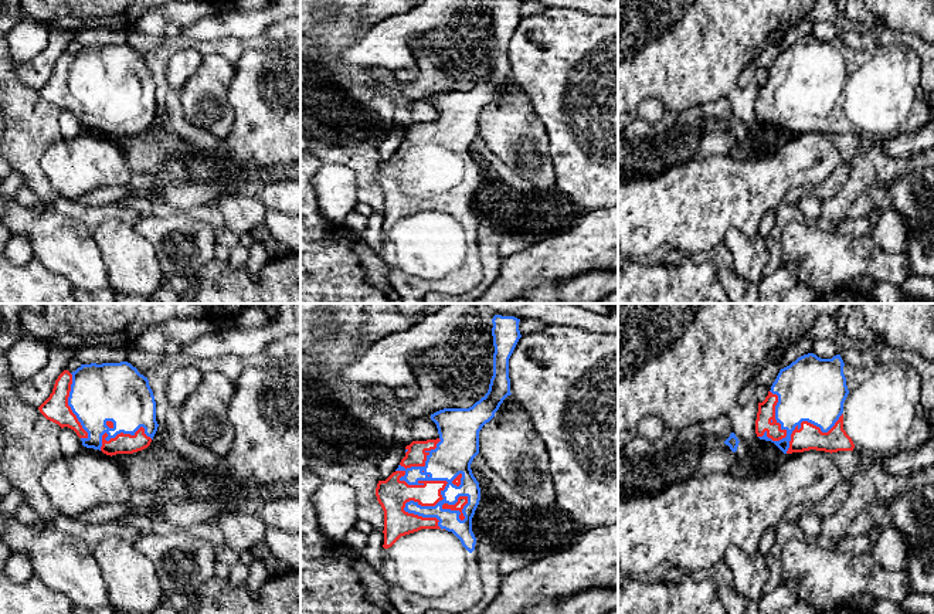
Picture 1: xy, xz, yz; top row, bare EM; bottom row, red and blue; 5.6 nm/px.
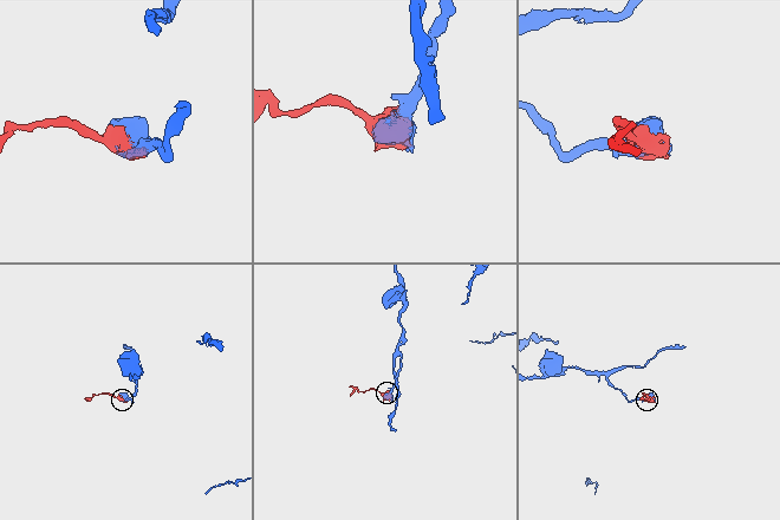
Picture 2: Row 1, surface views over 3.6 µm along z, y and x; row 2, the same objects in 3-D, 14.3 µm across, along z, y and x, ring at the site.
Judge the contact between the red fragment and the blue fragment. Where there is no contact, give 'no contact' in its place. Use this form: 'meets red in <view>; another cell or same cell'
meets red in xz; same cell

